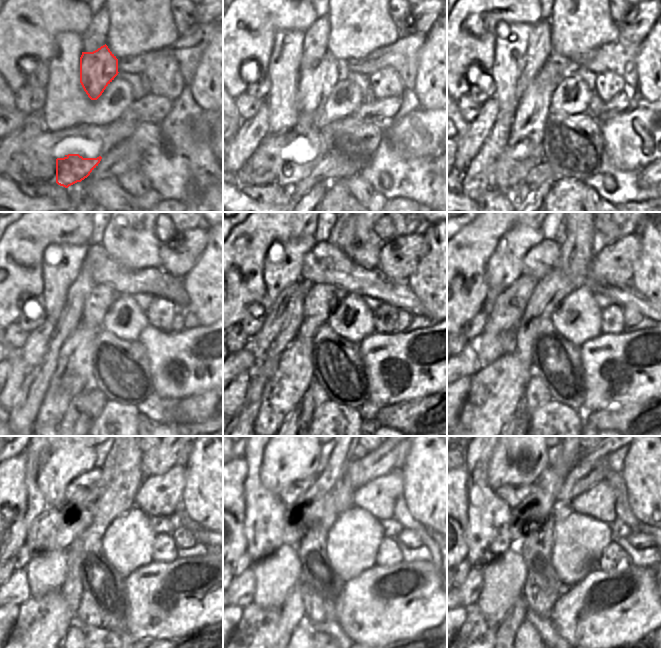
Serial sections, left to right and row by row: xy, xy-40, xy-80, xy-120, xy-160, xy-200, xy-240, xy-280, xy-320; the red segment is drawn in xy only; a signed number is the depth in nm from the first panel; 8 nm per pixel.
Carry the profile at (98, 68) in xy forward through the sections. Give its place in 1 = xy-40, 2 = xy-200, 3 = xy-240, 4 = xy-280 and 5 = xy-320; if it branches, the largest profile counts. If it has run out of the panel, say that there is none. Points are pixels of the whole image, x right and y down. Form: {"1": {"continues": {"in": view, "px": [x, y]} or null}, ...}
{"1": {"continues": {"in": "xy-40", "px": [315, 84]}}, "2": {"continues": {"in": "xy-200", "px": [496, 392]}}, "3": {"continues": {"in": "xy-240", "px": [43, 623]}}, "4": {"continues": {"in": "xy-280", "px": [253, 638]}}, "5": {"continues": {"in": "xy-320", "px": [475, 638]}}}

